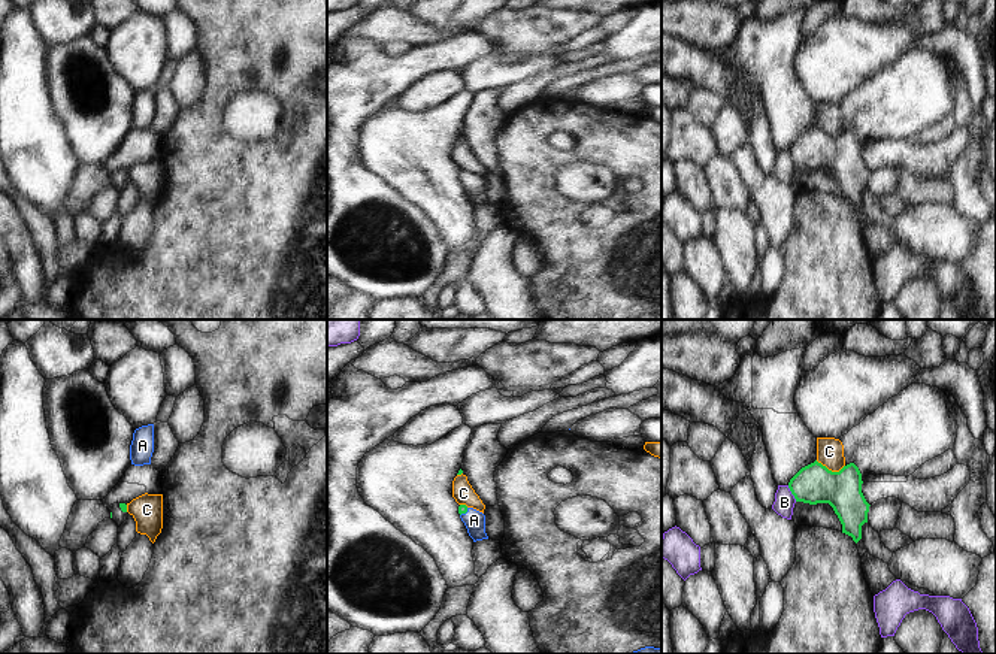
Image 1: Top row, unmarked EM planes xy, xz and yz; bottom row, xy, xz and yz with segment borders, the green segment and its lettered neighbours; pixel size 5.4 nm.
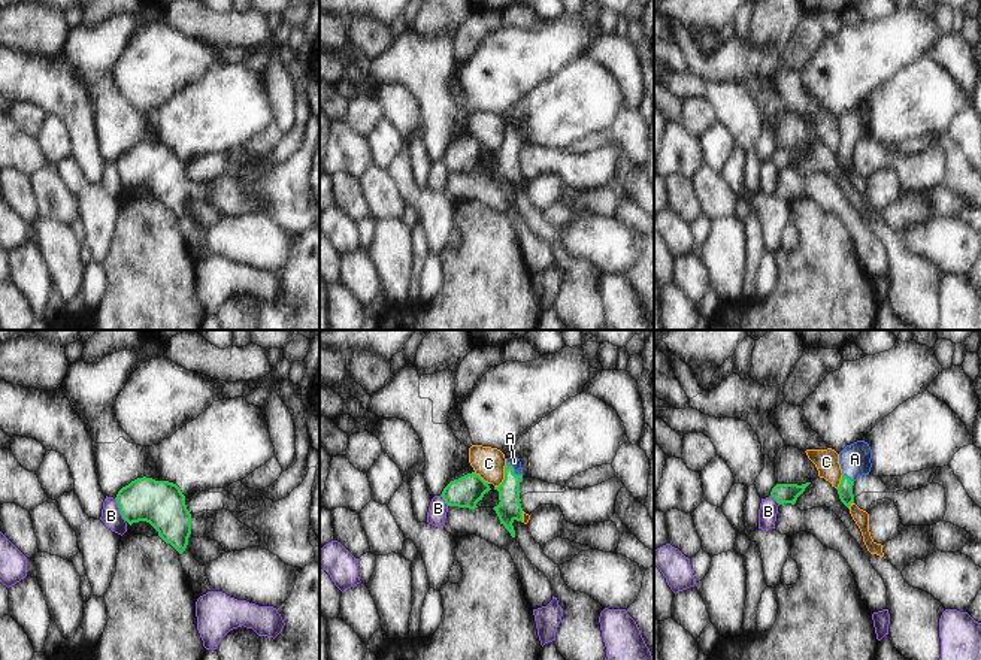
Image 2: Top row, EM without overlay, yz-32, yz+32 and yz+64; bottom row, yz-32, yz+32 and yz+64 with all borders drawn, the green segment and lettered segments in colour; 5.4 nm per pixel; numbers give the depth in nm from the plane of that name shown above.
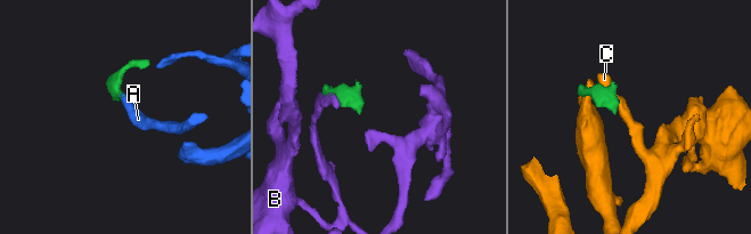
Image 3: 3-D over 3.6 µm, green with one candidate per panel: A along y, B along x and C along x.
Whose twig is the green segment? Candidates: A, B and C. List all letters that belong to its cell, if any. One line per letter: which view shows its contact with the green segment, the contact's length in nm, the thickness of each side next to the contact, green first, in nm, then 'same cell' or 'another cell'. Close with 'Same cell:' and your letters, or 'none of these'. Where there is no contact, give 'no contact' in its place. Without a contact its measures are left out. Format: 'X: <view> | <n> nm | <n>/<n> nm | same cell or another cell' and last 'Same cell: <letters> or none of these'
A: xz | 60 nm | 50/120 nm | same cell
B: yz | 100 nm | 220/110 nm | another cell
C: yz | 160 nm | 220/140 nm | another cell
Same cell: A

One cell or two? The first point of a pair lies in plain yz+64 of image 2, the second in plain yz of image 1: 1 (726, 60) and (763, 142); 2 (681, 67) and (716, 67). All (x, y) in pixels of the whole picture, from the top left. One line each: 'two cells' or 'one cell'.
1: two cells
2: two cells

